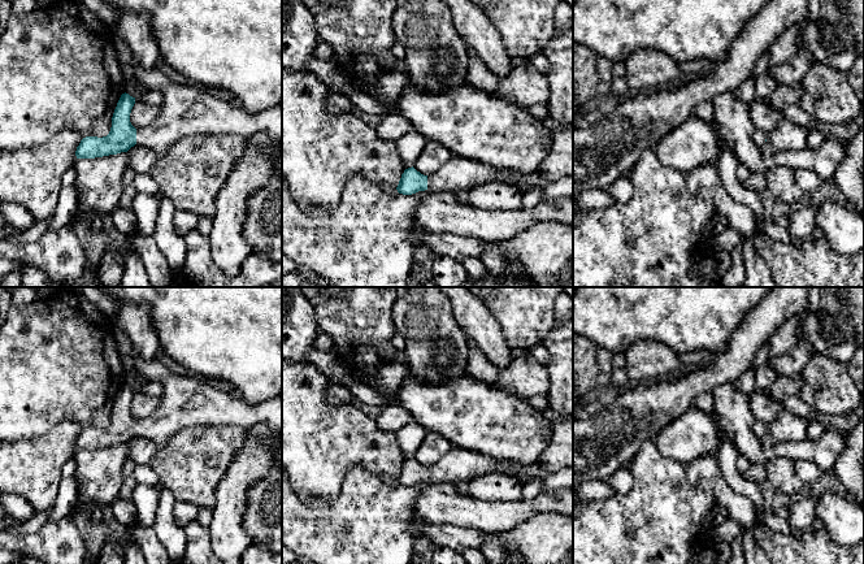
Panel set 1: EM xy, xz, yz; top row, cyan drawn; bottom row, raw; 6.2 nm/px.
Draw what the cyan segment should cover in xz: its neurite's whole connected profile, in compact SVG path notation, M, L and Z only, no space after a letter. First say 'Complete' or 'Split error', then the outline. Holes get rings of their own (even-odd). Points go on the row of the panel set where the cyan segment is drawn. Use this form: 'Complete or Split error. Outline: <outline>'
Split error. Outline: M453 156L435 173L424 175L413 166L404 170L396 187L399 194L412 195L418 191L470 192L487 183L504 183L517 188L522 195L539 188L542 200L573 199L573 174L560 179L548 179L538 169L517 172L494 168L464 157Z

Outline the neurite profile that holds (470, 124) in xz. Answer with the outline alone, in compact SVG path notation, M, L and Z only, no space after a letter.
M469 84L443 92L425 92L407 86L398 101L399 114L427 140L437 142L453 156L494 168L531 172L551 151L551 130L525 108L508 103Z

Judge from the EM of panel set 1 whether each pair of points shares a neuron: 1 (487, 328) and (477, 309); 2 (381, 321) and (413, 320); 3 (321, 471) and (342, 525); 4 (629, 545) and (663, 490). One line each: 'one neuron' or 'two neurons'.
1: one neuron
2: two neurons
3: two neurons
4: one neuron

